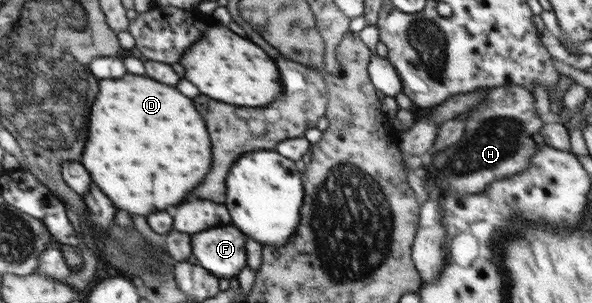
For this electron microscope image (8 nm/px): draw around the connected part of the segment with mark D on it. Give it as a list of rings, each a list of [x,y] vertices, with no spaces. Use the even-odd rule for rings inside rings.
[[[127,74],[123,80],[101,82],[97,106],[91,110],[91,140],[87,142],[83,164],[117,208],[143,216],[183,204],[187,196],[203,184],[213,164],[213,144],[207,122],[191,98],[153,78]]]

